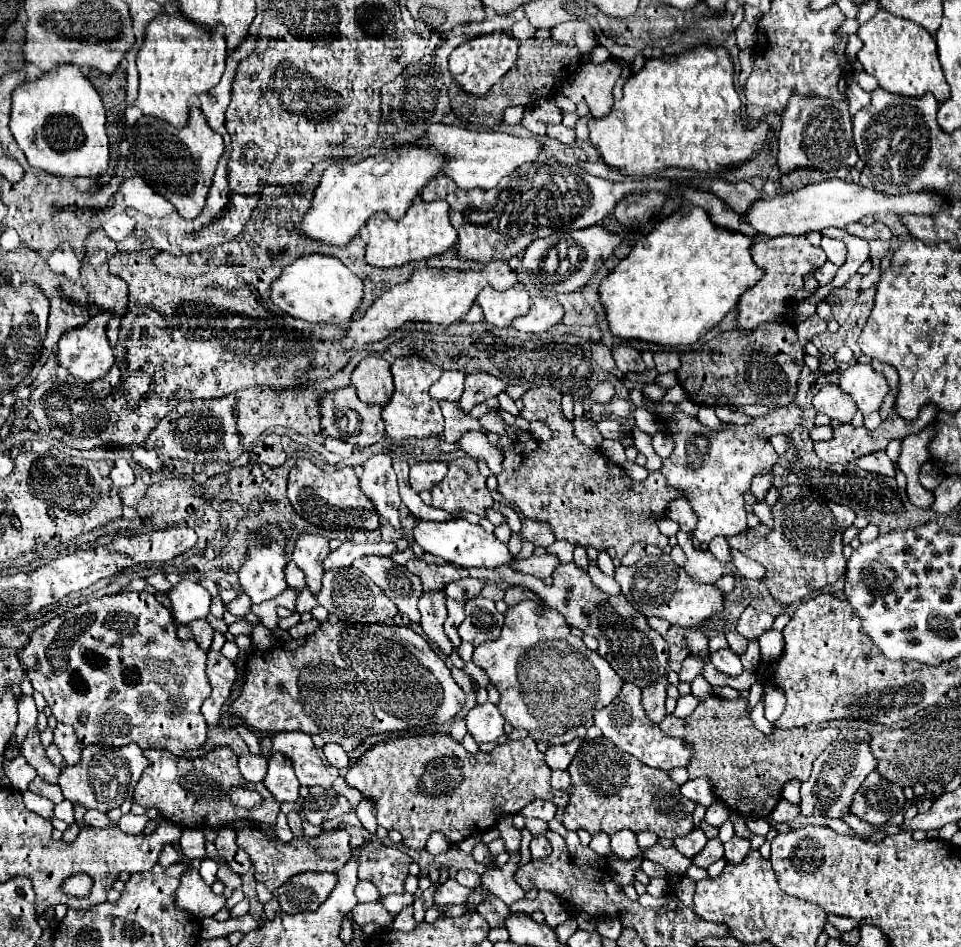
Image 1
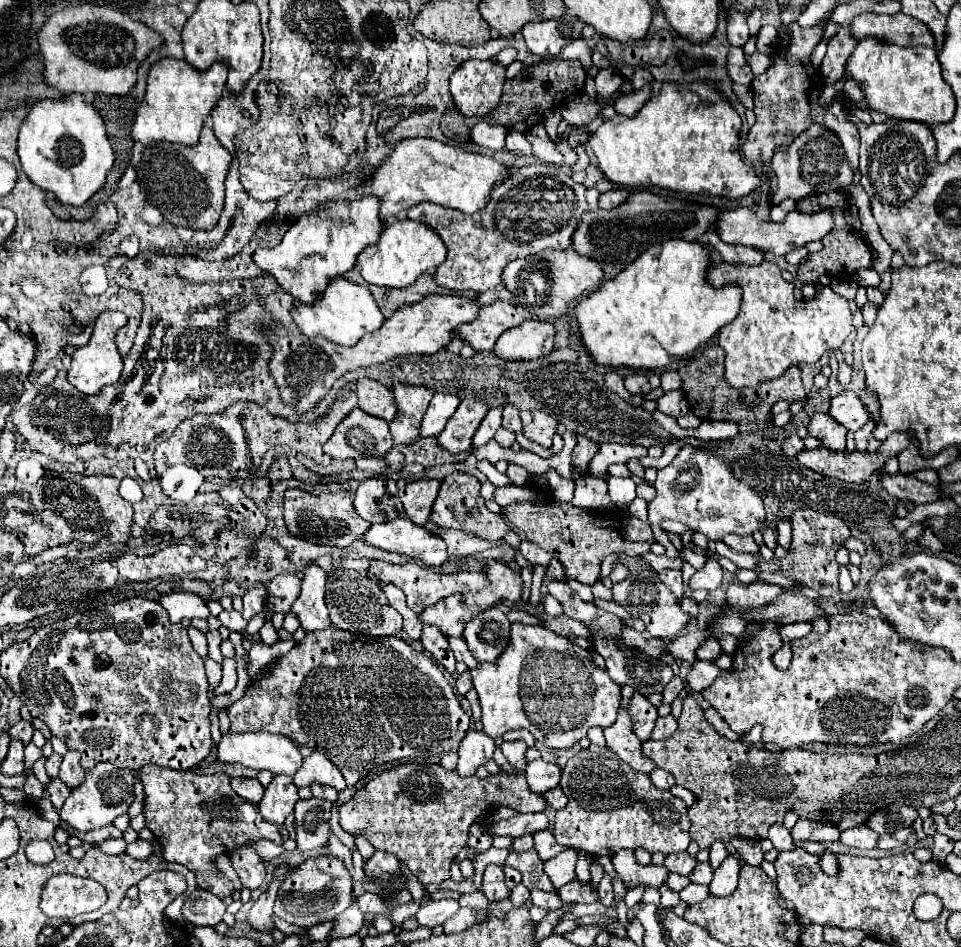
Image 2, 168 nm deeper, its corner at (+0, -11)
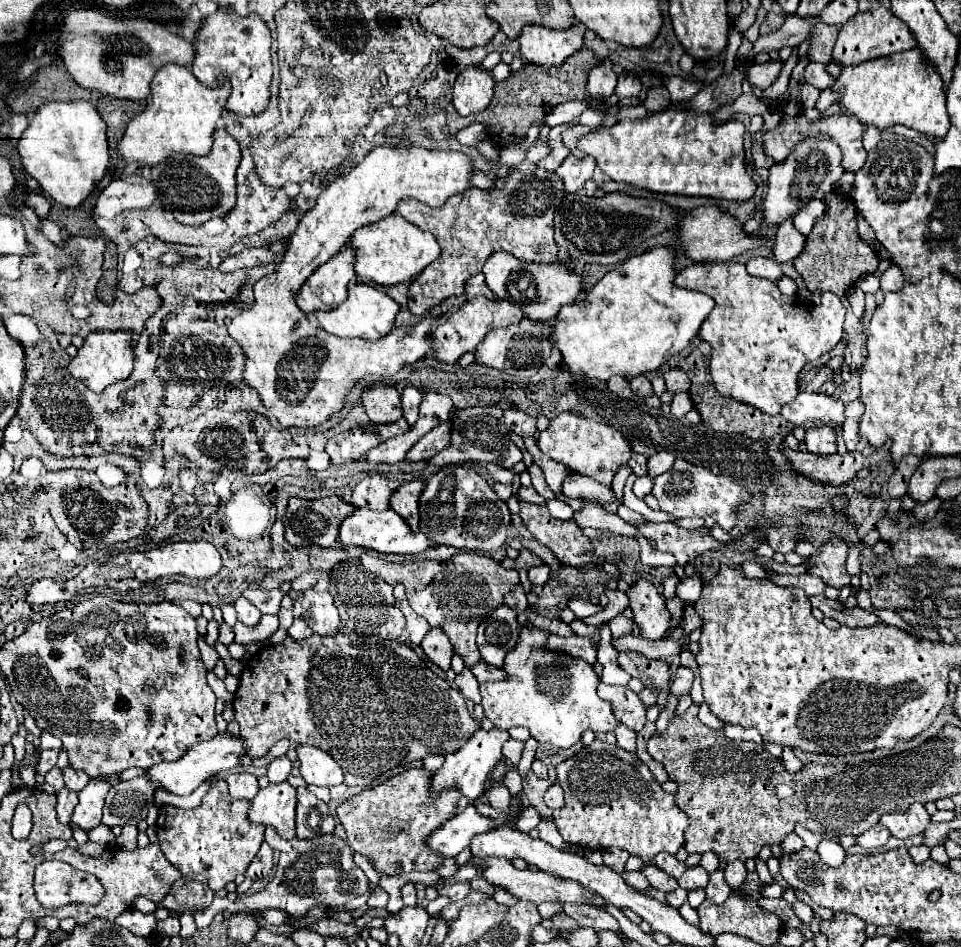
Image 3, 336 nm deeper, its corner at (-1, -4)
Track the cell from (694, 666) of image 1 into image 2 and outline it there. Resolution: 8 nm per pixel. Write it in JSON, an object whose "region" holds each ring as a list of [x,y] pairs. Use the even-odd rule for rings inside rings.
{"region":[[[674,676],[670,680],[670,684],[664,688],[664,704],[672,704],[672,700],[678,698],[682,688],[684,688],[684,680],[680,676]]]}

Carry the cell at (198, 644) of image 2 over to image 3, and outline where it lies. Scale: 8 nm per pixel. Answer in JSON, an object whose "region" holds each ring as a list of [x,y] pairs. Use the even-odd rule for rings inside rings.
{"region":[[[199,637],[199,649],[201,649],[201,657],[203,657],[203,663],[205,663],[207,671],[213,671],[213,667],[215,667],[217,661],[219,661],[219,655],[217,655],[215,647],[209,647],[209,645],[205,643],[205,639]]]}

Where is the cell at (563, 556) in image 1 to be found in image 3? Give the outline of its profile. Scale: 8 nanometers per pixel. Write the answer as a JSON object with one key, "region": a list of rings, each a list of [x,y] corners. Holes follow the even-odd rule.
{"region":[[[543,563],[543,565],[539,565],[539,567],[531,567],[531,569],[527,571],[527,577],[529,577],[531,585],[545,585],[547,579],[549,579],[549,573],[551,573],[549,565]]]}

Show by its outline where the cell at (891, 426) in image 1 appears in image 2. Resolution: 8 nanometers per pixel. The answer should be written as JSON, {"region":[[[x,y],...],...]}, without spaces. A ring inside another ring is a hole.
{"region":[[[896,432],[896,434],[890,434],[890,436],[882,442],[882,446],[880,446],[876,452],[866,452],[866,450],[864,450],[864,452],[858,452],[858,450],[852,450],[852,452],[848,452],[848,450],[830,452],[830,448],[822,448],[822,446],[820,446],[820,448],[814,448],[814,450],[804,450],[804,452],[798,456],[798,460],[800,460],[806,468],[810,468],[810,470],[814,470],[814,472],[820,472],[820,474],[824,474],[824,476],[832,476],[832,478],[838,478],[838,480],[844,480],[844,482],[856,482],[856,484],[860,484],[860,482],[868,480],[874,472],[878,472],[888,458],[898,456],[904,448],[908,448],[910,442],[912,442],[912,436],[910,436],[910,434]]]}

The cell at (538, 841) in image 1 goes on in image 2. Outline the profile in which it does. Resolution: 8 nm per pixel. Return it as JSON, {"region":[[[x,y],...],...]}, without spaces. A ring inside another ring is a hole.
{"region":[[[542,830],[542,832],[534,832],[534,850],[538,852],[540,860],[546,862],[546,860],[558,856],[560,852],[564,852],[566,846],[560,846],[560,844],[554,840],[552,832]]]}

